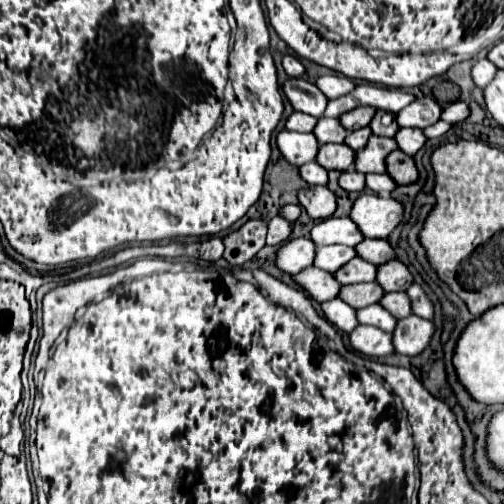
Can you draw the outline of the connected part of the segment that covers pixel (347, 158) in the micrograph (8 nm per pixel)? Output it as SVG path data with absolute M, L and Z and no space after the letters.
M321 144L315 162L327 170L353 170L355 152L345 144Z

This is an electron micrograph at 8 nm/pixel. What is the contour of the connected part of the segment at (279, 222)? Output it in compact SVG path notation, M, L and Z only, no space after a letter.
M275 216L275 218L269 220L269 224L267 224L267 244L279 246L285 240L289 240L289 234L291 234L291 224L285 218Z

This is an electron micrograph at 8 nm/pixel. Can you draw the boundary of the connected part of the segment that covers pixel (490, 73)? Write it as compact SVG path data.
M483 58L483 60L477 60L477 62L473 64L473 68L471 68L471 78L473 78L475 86L485 88L485 86L493 80L495 72L497 72L497 68L495 68L487 58Z

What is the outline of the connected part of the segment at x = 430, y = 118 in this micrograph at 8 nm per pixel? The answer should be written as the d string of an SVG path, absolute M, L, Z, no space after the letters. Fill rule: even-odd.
M415 98L409 106L395 114L397 126L407 128L427 128L435 124L441 116L441 106L433 98Z

